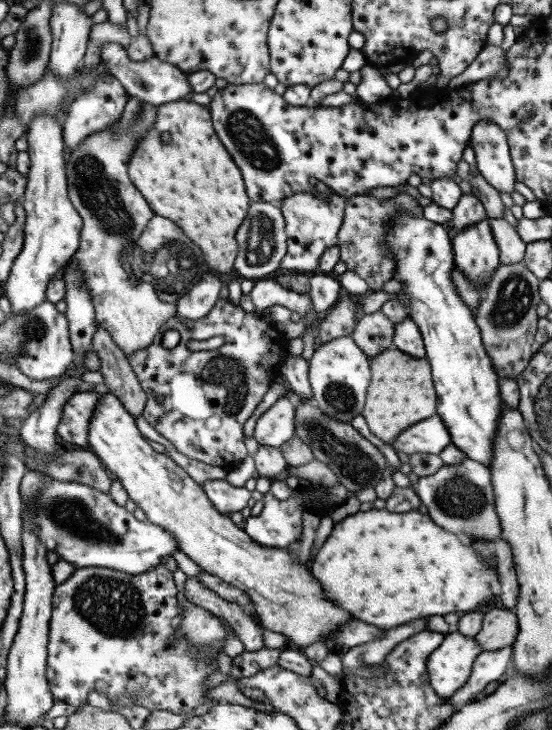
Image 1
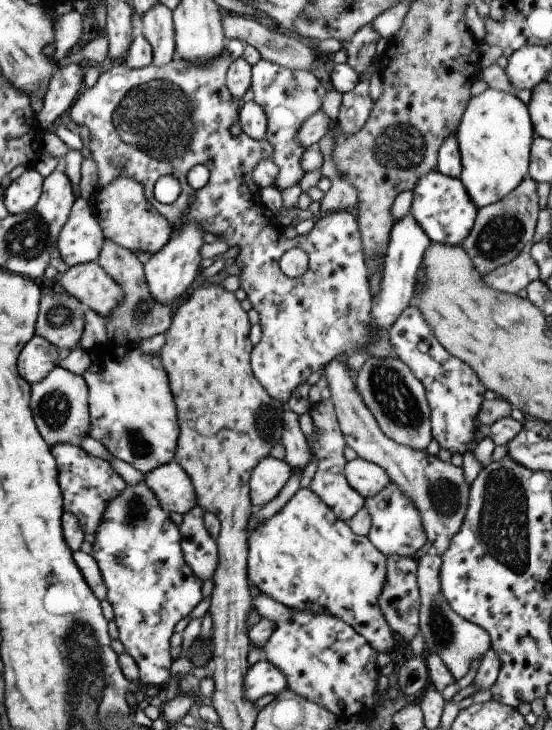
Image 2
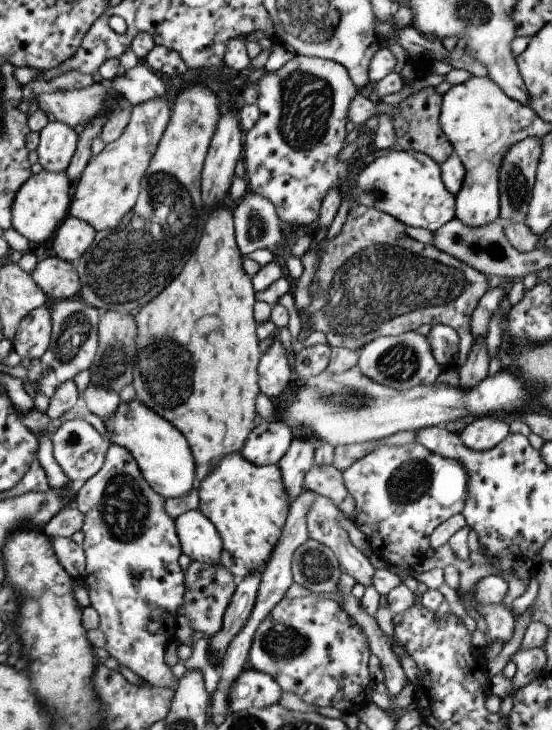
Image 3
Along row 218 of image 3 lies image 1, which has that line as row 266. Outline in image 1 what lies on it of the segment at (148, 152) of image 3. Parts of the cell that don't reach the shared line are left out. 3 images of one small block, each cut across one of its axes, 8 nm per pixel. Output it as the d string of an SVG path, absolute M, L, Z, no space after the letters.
M129 97L120 118L108 128L91 132L79 147L70 151L66 160L67 193L74 208L82 217L83 225L80 233L79 249L74 259L83 272L83 283L90 293L90 300L94 304L95 317L100 327L109 332L112 340L126 353L132 354L141 348L153 343L154 337L159 334L160 327L177 314L175 304L162 302L157 298L154 287L150 284L136 285L129 281L129 274L123 269L122 260L119 260L131 242L134 242L147 227L148 221L155 212L148 206L144 195L134 186L128 176L128 161L137 144L146 136L156 122L157 107L142 102L140 98Z

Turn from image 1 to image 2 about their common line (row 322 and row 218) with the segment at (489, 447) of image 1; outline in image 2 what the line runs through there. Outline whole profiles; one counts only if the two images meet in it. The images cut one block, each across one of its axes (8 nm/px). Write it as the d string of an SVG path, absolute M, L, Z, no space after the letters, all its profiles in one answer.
M434 169L418 179L413 192L414 198L410 214L424 229L432 243L456 246L468 238L479 208L473 203L459 178L446 176Z

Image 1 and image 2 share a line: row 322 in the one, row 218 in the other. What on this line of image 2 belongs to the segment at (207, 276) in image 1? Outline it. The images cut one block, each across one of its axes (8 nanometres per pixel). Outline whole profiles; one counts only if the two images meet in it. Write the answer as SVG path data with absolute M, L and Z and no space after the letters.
M195 215L186 220L182 226L180 234L171 238L162 250L153 254L148 262L143 265L146 284L152 296L163 305L175 307L179 301L185 298L185 295L191 290L192 282L196 280L200 271L200 247L204 244L202 240L203 230L196 222Z

